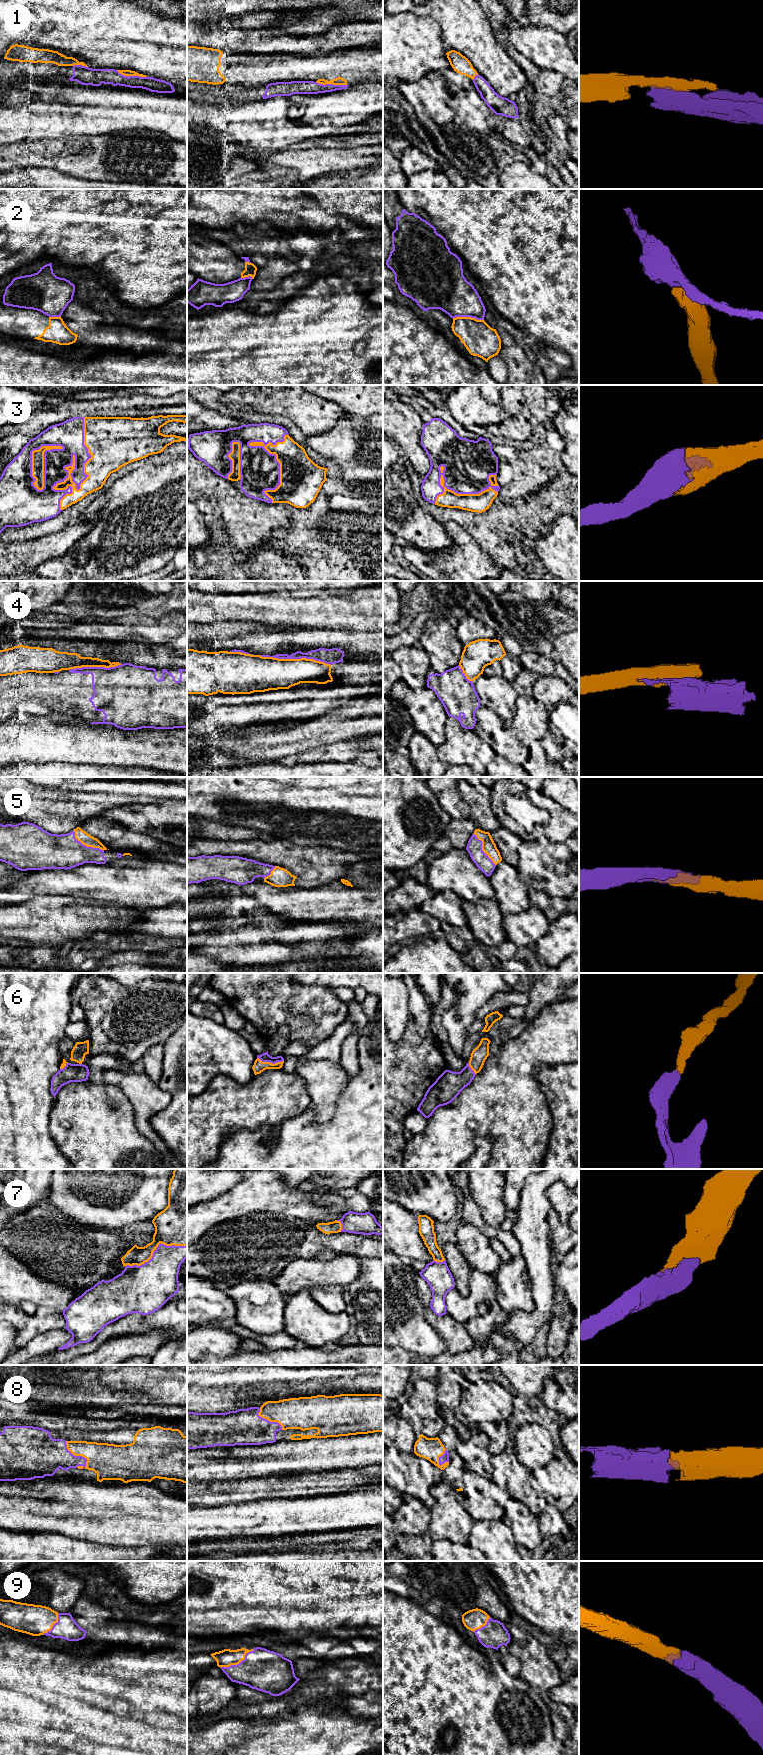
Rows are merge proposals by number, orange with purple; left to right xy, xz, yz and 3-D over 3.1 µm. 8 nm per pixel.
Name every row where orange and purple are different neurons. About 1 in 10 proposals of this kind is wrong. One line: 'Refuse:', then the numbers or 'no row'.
Refuse: 1, 2, 4

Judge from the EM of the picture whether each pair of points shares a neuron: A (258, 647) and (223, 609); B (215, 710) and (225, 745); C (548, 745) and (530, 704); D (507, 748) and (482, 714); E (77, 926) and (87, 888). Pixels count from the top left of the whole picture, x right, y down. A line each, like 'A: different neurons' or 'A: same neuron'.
A: different neurons
B: different neurons
C: same neuron
D: same neuron
E: different neurons

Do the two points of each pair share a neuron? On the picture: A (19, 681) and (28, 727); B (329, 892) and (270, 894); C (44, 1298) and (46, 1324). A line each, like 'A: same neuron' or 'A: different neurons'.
A: different neurons
B: same neuron
C: different neurons

